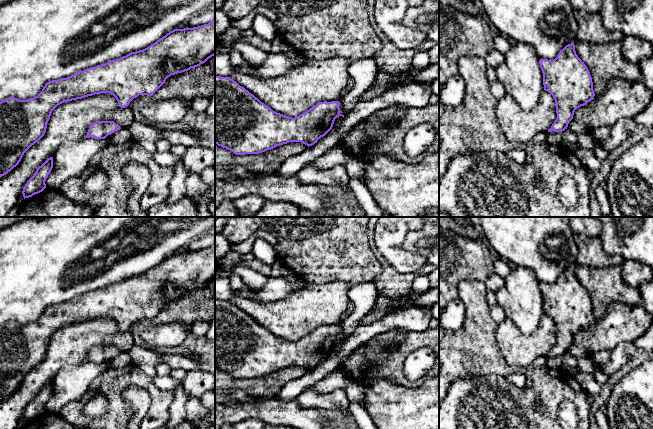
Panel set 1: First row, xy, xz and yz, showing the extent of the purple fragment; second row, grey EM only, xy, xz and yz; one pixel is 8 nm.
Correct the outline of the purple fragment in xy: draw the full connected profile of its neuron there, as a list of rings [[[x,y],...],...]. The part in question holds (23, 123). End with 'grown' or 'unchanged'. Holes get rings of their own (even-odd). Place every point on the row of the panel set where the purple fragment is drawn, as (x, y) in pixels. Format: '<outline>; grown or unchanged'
[[[215,18],[208,24],[174,29],[149,47],[131,52],[105,64],[87,68],[67,78],[45,84],[35,97],[20,100],[9,97],[0,102],[0,178],[21,161],[24,153],[45,134],[52,111],[60,104],[101,93],[109,93],[125,108],[139,95],[152,96],[171,75],[205,63],[215,55]]]; unchanged

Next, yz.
[[[574,43],[566,45],[554,60],[540,59],[544,90],[552,94],[557,118],[548,132],[567,129],[577,108],[595,96],[590,72],[578,57]]]; unchanged

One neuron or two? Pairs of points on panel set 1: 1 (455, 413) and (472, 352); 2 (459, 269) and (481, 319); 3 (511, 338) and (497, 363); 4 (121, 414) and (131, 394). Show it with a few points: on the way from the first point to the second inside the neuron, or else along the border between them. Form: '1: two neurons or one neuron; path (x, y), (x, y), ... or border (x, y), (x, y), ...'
1: two neurons; border (488, 373), (458, 377), (449, 385)
2: two neurons; border (484, 281), (463, 280), (458, 287), (458, 297)
3: two neurons; border (496, 332), (504, 359), (523, 366)
4: two neurons; border (133, 385), (123, 391), (123, 404), (130, 418)

